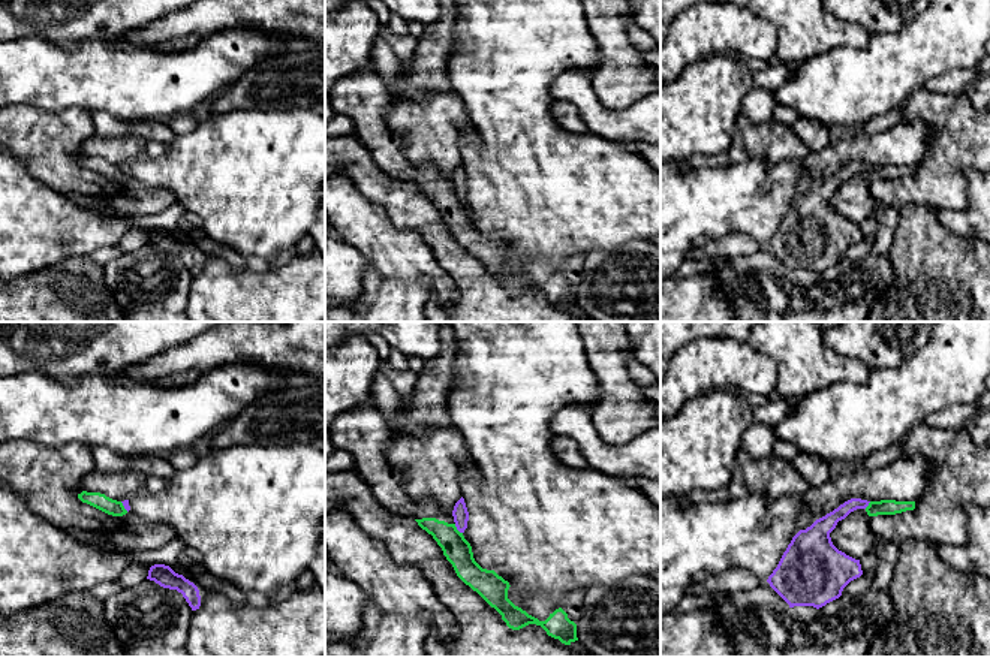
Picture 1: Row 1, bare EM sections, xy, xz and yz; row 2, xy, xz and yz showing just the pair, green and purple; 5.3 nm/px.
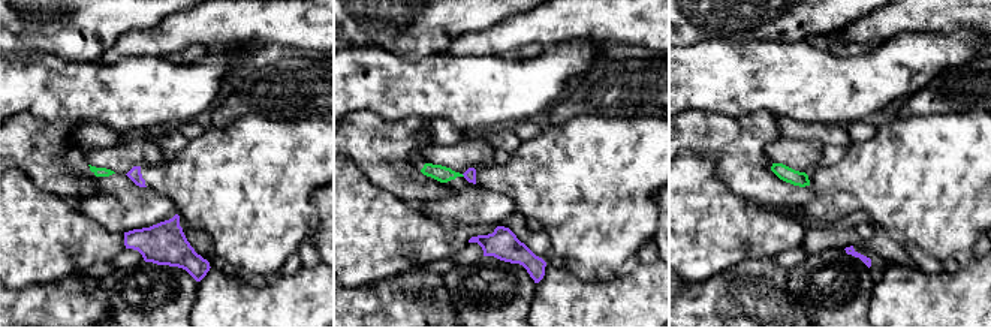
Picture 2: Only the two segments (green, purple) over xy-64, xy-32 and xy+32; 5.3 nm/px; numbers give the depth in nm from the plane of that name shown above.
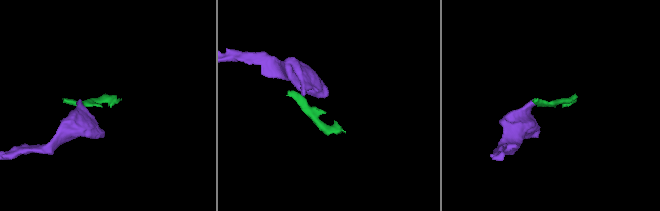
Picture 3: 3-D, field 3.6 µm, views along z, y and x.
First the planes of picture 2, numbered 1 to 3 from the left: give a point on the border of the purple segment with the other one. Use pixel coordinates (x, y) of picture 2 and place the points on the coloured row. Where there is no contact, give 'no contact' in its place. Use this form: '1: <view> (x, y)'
1: no contact
2: no contact
3: no contact

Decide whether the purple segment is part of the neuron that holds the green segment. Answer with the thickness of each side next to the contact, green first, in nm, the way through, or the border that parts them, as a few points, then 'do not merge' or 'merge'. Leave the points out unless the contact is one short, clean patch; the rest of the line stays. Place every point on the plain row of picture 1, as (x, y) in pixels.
150/90 nm | along xz (454, 189), (462, 198) | do not merge

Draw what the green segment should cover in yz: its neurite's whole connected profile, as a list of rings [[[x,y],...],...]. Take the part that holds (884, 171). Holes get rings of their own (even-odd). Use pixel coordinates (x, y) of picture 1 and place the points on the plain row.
[[[870,166],[866,174],[857,174],[837,187],[836,193],[830,198],[831,207],[839,216],[861,224],[875,214],[875,199],[870,195],[872,181],[896,180],[914,174],[915,166]]]

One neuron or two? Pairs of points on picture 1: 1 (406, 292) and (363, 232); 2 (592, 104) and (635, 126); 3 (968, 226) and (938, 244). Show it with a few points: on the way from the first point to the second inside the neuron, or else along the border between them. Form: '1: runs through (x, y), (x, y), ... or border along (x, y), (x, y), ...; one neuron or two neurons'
1: runs through (402, 277), (402, 271), (378, 247); one neuron
2: runs through (602, 114), (613, 124), (625, 124); one neuron
3: border along (930, 208), (951, 231), (974, 237); two neurons

